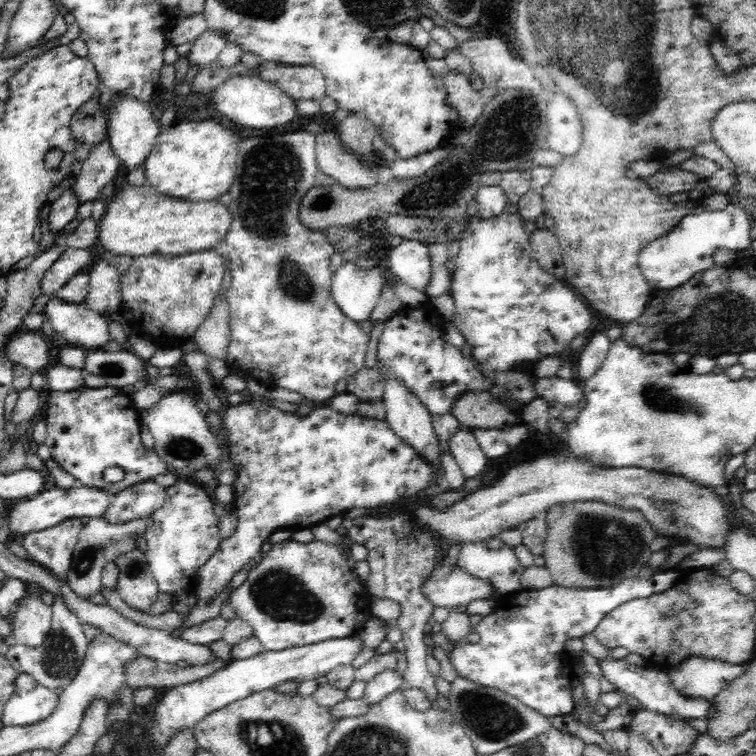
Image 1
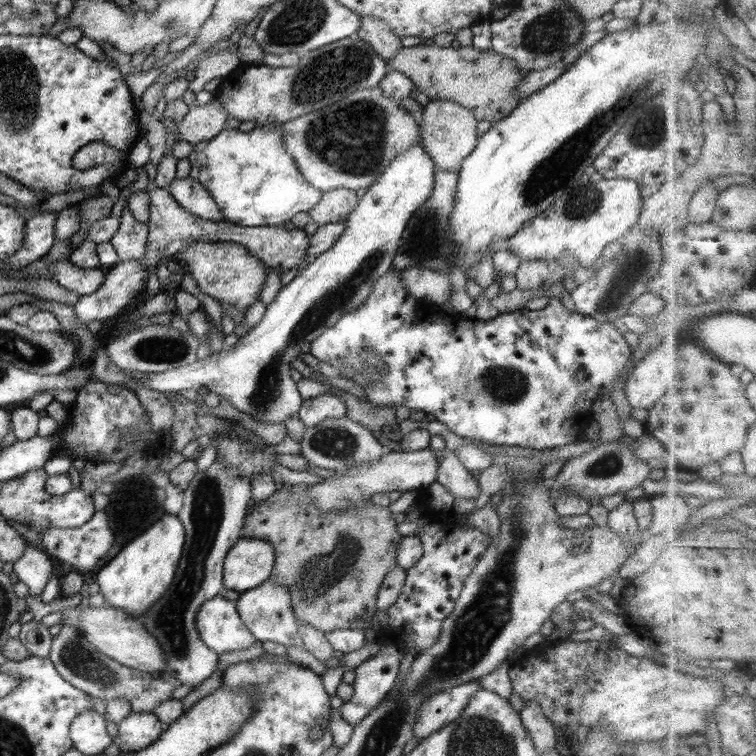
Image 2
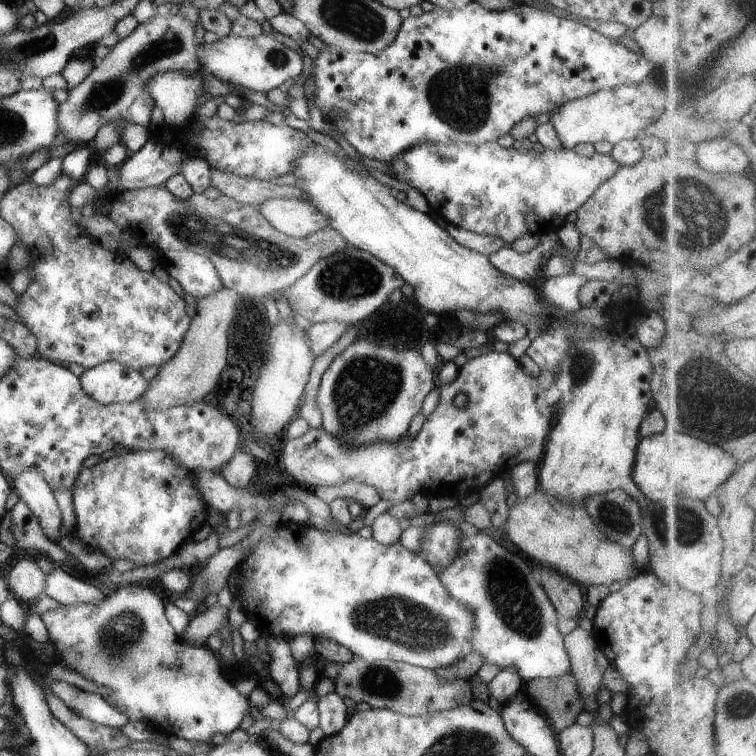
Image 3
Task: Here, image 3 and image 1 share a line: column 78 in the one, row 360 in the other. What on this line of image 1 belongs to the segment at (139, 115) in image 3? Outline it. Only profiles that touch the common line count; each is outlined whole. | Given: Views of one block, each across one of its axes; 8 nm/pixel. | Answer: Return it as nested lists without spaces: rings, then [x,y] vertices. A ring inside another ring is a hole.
[[[100,348],[86,350],[83,369],[104,378],[111,387],[122,389],[146,376],[147,365],[131,349],[109,352]]]

